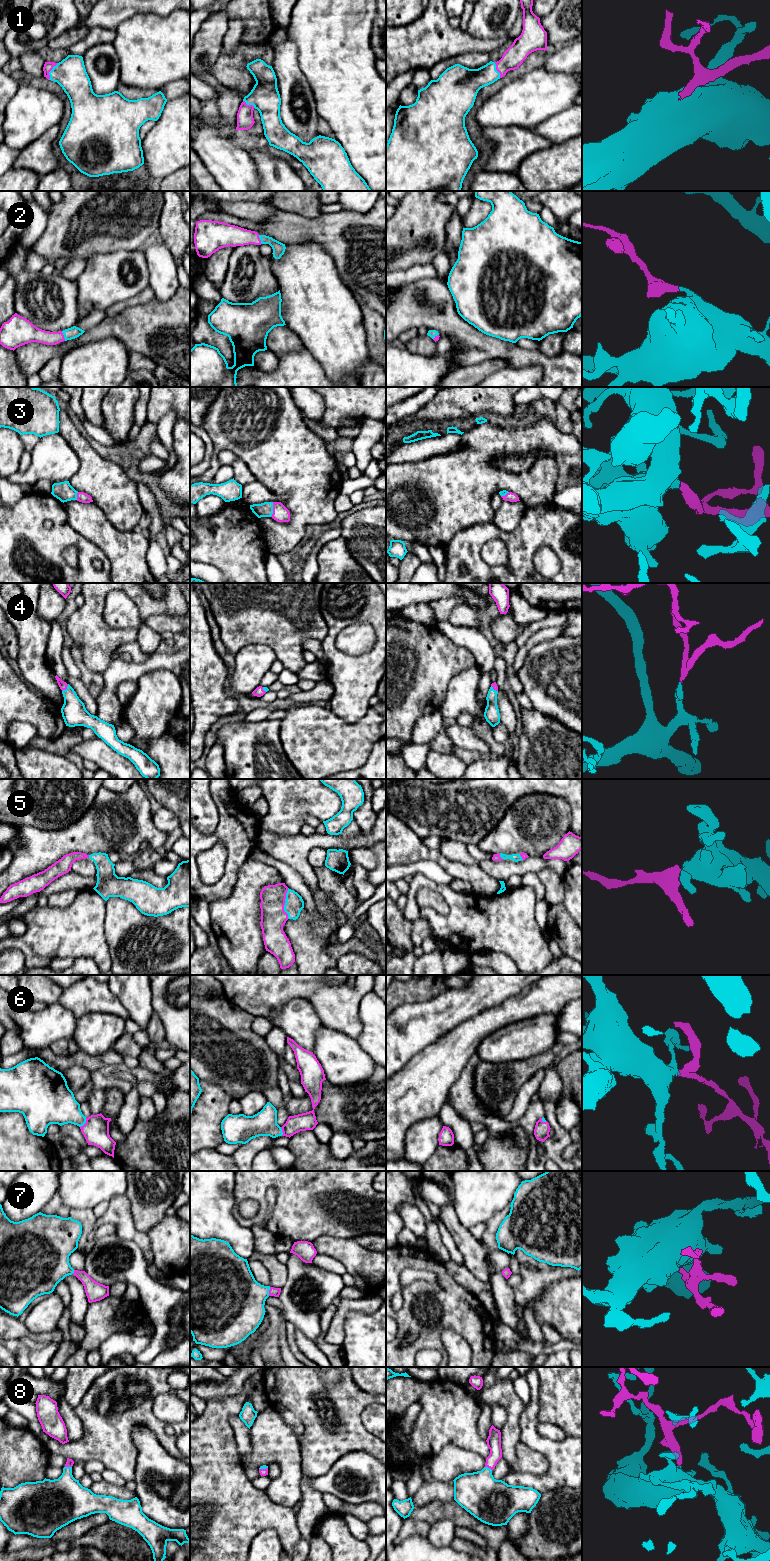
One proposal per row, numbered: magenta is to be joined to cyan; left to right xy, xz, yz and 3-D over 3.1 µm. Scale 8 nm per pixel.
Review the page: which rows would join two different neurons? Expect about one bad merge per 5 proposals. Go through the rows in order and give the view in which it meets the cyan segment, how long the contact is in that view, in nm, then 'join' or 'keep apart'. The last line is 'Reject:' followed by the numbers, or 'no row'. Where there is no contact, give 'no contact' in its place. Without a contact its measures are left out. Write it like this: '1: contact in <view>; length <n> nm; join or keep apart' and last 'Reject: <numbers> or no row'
1: contact in xy; length 150 nm; join
2: contact in xy; length 90 nm; join
3: contact in xz; length 120 nm; join
4: contact in xy; length 80 nm; join
5: contact in xz; length 110 nm; join
6: contact in xy; length 90 nm; join
7: contact in xz; length 70 nm; join
8: contact in yz; length 70 nm; join
Reject: no row

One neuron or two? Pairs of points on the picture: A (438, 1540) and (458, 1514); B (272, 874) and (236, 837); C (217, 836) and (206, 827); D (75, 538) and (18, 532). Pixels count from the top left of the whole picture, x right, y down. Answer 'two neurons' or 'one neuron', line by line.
A: two neurons
B: two neurons
C: two neurons
D: one neuron

